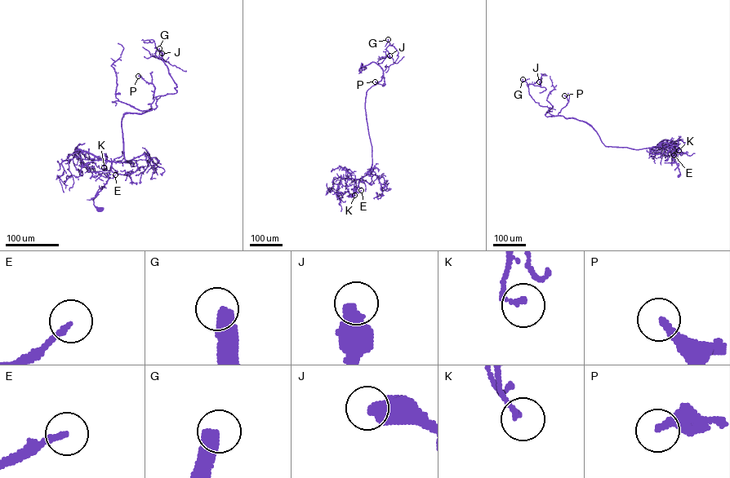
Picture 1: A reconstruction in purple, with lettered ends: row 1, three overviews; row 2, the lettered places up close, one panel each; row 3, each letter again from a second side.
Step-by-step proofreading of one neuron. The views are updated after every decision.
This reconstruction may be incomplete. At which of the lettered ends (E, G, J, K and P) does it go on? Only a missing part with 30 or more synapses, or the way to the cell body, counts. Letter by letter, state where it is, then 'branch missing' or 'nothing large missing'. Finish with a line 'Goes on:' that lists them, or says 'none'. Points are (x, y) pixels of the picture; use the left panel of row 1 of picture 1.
E: at (115, 174); nothing large missing
G: at (159, 48); branch missing
J: at (162, 53); nothing large missing
K: at (104, 167); nothing large missing
P: at (138, 76); branch missing
Goes on: G, P

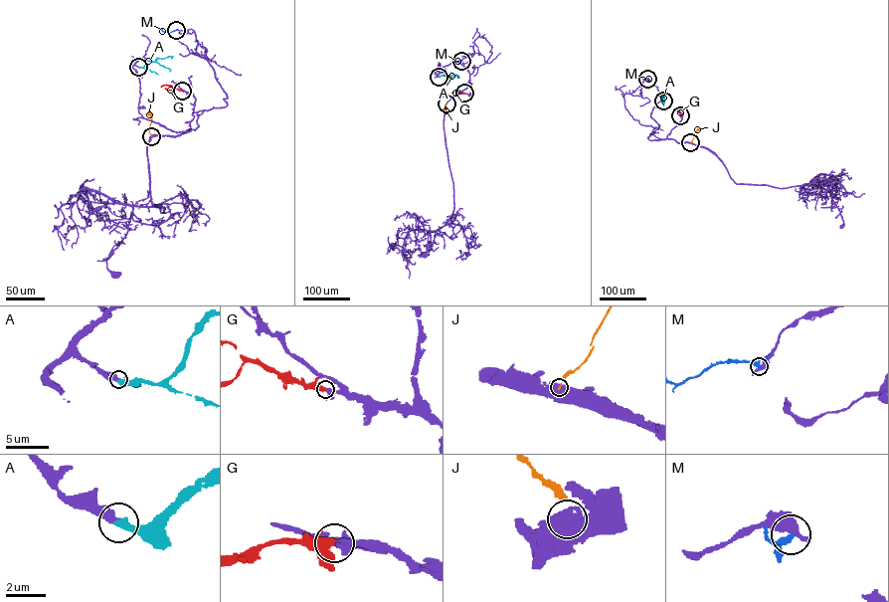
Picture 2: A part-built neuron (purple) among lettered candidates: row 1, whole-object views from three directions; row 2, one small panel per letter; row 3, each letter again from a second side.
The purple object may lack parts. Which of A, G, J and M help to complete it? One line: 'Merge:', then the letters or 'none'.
Merge: A, G

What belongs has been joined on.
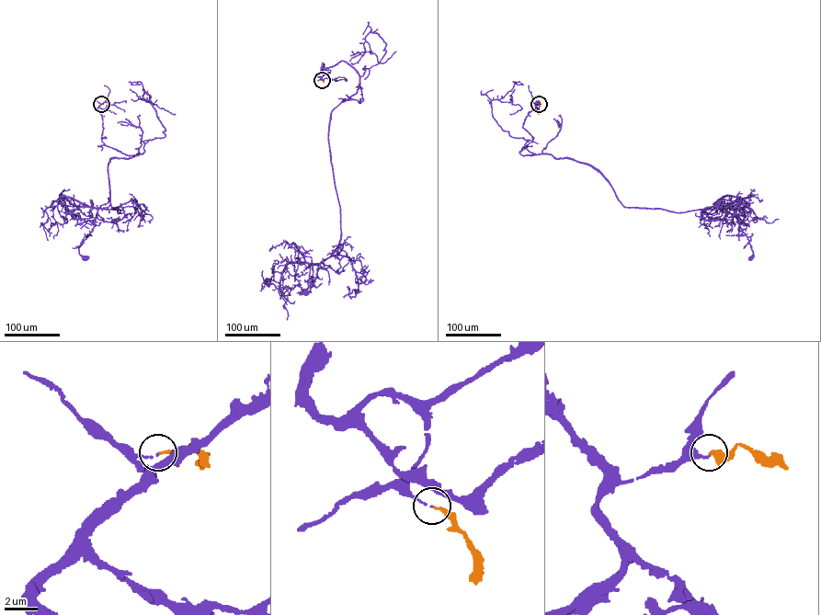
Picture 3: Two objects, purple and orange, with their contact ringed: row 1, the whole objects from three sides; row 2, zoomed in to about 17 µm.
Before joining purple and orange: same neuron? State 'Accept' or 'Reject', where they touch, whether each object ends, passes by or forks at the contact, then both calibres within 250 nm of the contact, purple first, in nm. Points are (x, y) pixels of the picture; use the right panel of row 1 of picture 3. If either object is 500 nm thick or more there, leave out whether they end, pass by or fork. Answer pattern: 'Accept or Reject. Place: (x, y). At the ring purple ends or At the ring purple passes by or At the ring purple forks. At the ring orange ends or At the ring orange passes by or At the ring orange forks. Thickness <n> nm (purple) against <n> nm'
Accept. Place: (539, 104). At the ring purple ends. At the ring orange ends. Thickness 90 nm (purple) against 180 nm

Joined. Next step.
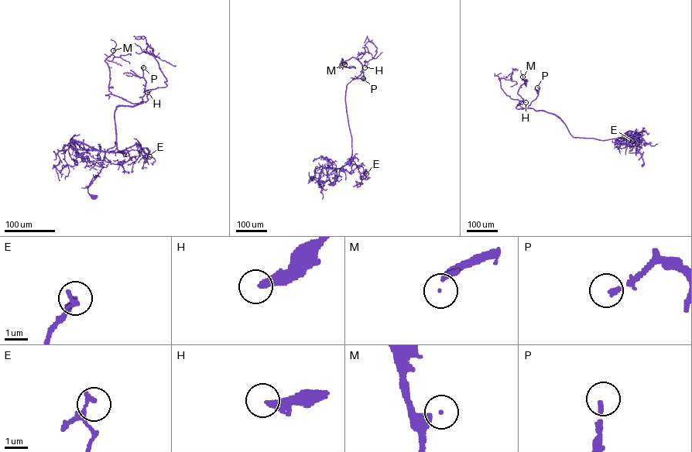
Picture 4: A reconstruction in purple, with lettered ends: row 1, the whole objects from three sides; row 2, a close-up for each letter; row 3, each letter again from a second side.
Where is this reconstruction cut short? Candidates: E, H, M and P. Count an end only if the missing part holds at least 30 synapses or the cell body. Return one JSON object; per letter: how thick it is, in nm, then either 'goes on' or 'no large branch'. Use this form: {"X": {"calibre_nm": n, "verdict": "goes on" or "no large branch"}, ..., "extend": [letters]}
{"E": {"calibre_nm": 200, "verdict": "no large branch"}, "H": {"calibre_nm": 280, "verdict": "no large branch"}, "M": {"calibre_nm": 200, "verdict": "no large branch"}, "P": {"calibre_nm": 180, "verdict": "goes on"}, "extend": ["P"]}

